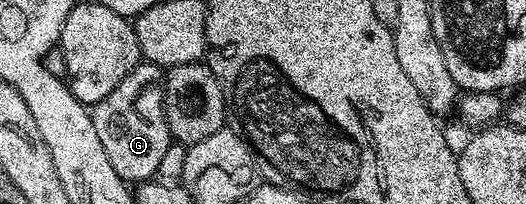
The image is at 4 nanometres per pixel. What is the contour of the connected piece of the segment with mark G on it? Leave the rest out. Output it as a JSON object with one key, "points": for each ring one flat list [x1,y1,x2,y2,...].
{"points":[[140,62,108,98,93,105,90,117,104,146,104,154,108,154,108,162,116,166,116,174,120,174,122,180,145,182,158,176,160,161,172,143,166,121,163,69,157,64]]}

